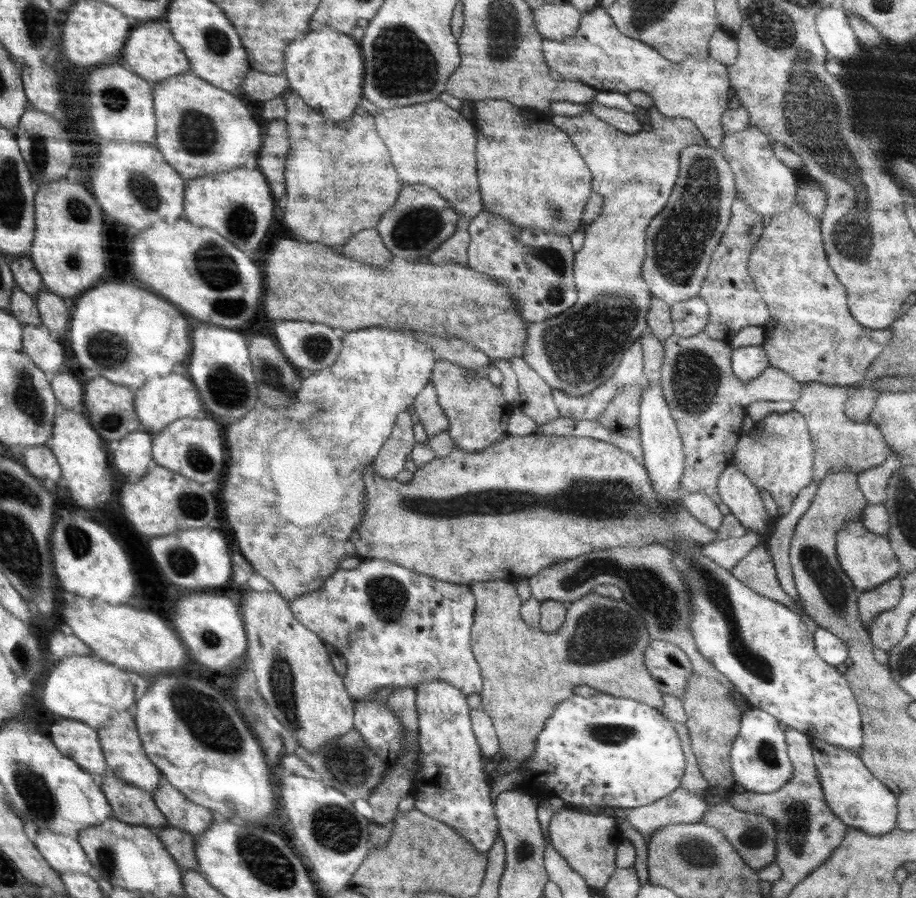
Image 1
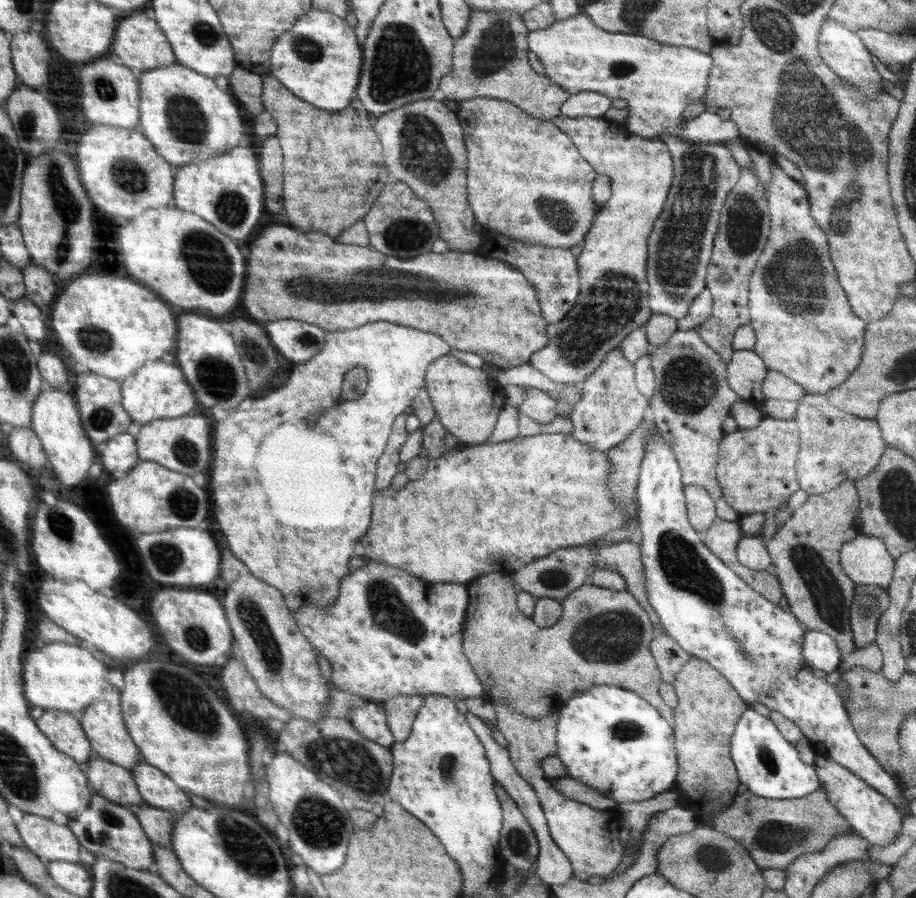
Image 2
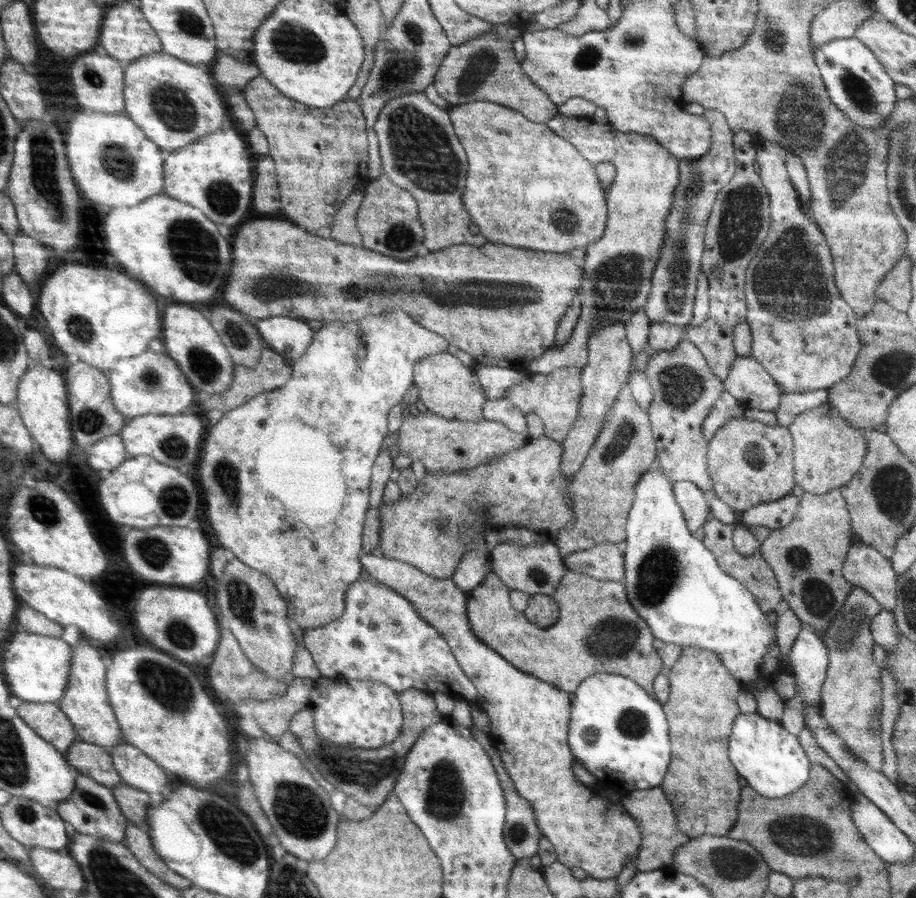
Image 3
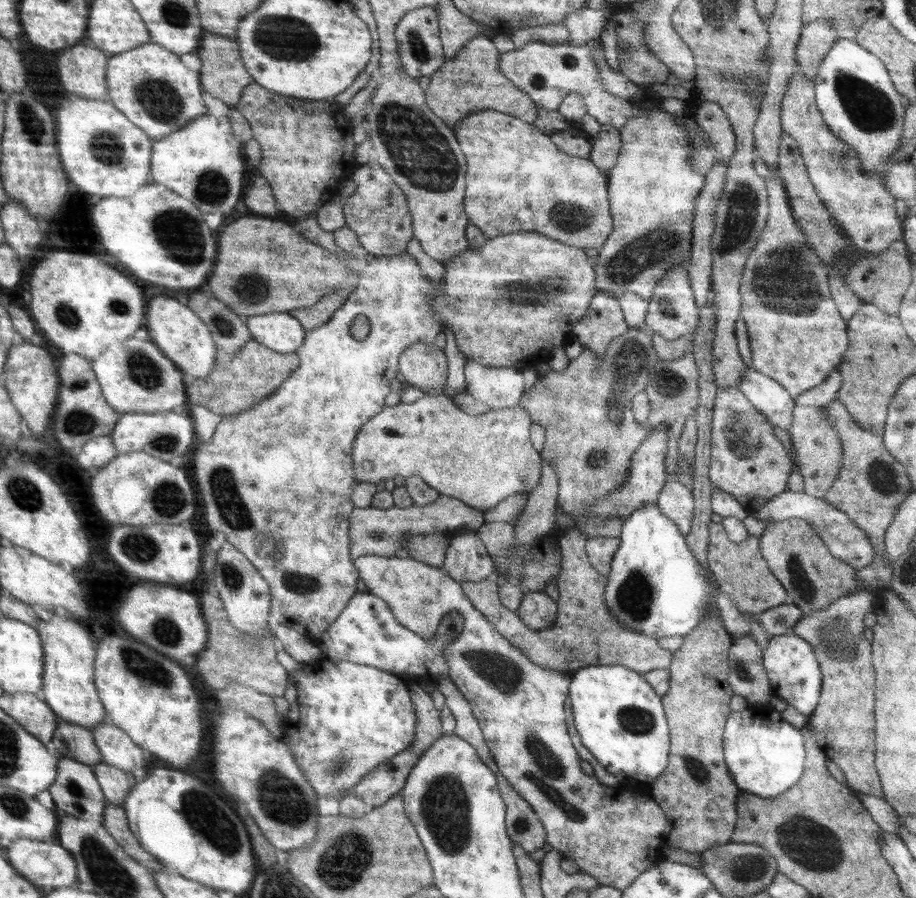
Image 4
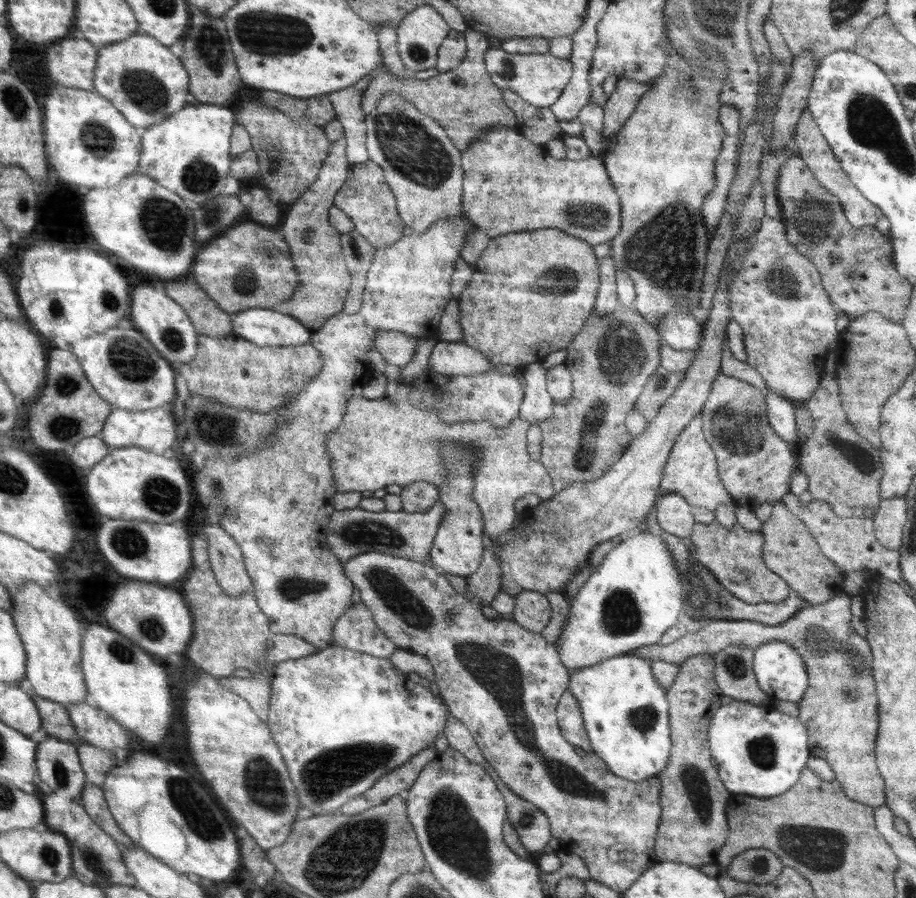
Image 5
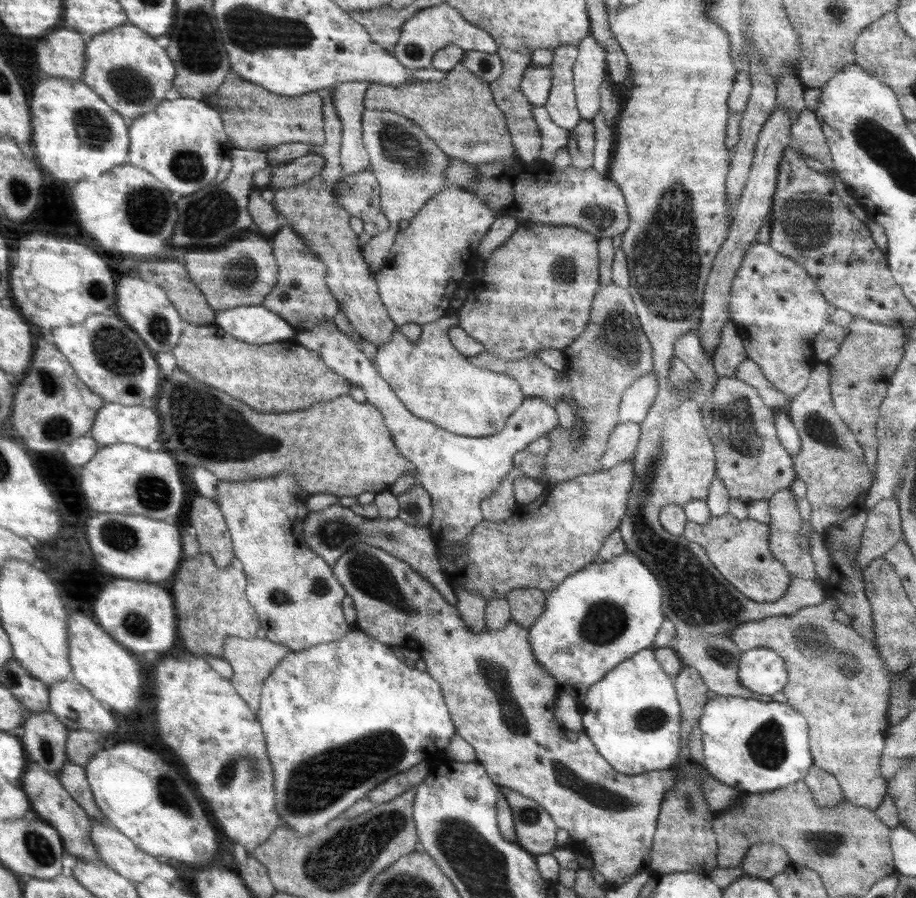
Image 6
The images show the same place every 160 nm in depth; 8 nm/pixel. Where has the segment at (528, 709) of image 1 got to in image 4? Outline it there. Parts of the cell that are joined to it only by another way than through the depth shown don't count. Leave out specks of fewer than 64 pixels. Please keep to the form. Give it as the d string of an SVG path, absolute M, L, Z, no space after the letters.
M576 527L560 531L556 540L561 552L561 569L556 582L558 592L557 619L547 629L529 633L516 611L508 610L499 599L499 584L491 576L480 582L460 582L470 602L492 623L492 626L519 648L530 662L560 673L572 675L585 666L627 666L640 675L656 669L669 669L674 652L662 648L657 639L623 627L604 602L607 578L588 562L585 544L588 537Z

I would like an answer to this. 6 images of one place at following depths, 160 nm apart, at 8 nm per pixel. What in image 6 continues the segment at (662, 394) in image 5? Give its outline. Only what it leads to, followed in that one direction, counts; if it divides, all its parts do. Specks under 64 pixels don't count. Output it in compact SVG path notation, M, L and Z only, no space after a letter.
M654 371L637 378L622 395L618 422L620 424L633 422L639 425L644 422L658 391L657 376Z

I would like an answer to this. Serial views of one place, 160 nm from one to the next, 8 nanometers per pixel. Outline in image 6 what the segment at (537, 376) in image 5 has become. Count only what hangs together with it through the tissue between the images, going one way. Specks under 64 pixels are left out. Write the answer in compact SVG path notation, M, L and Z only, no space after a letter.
M328 318L318 322L316 327L312 327L310 331L296 332L296 337L292 342L304 346L305 349L320 353L326 366L329 366L336 374L349 380L353 386L360 387L364 391L367 401L380 410L385 425L388 427L395 445L399 448L399 453L415 464L417 480L431 496L432 518L428 529L431 532L433 541L437 544L437 548L442 547L441 552L447 554L447 556L453 554L451 550L453 550L455 542L467 540L474 527L483 521L480 503L484 502L485 498L490 496L496 489L499 489L501 482L513 468L514 455L518 451L524 450L524 447L536 437L546 436L550 431L556 429L559 424L557 412L546 401L538 397L525 397L522 404L508 417L506 429L502 429L499 433L489 437L460 436L414 416L393 393L390 385L379 375L374 362L363 353L362 349L357 347L357 344L348 335L340 333L340 328L336 327L333 319Z

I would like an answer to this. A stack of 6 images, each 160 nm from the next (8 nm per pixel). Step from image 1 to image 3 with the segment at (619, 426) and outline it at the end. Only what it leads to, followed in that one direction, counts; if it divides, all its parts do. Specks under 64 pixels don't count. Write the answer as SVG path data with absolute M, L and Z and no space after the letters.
M612 323L612 325L594 329L588 337L588 348L586 366L581 368L582 394L579 416L573 428L568 431L567 437L561 442L563 453L560 470L569 482L573 474L582 467L582 462L600 434L605 416L610 412L623 384L629 380L629 370L631 370L633 359L631 346L625 336L624 323Z

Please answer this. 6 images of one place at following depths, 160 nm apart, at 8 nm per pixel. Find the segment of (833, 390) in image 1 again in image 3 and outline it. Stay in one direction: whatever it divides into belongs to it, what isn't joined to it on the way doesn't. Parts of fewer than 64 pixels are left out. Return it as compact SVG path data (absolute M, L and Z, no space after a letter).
M830 403L797 414L787 429L794 443L795 484L805 492L819 495L838 489L862 467L867 453L867 440L861 429L849 425Z

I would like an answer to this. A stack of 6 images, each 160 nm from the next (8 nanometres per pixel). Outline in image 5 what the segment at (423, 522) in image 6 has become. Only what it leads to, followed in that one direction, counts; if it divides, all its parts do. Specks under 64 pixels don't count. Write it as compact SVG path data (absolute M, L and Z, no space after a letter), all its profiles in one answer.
M416 481L405 484L399 497L403 510L409 513L426 512L440 496L440 489L429 482Z

